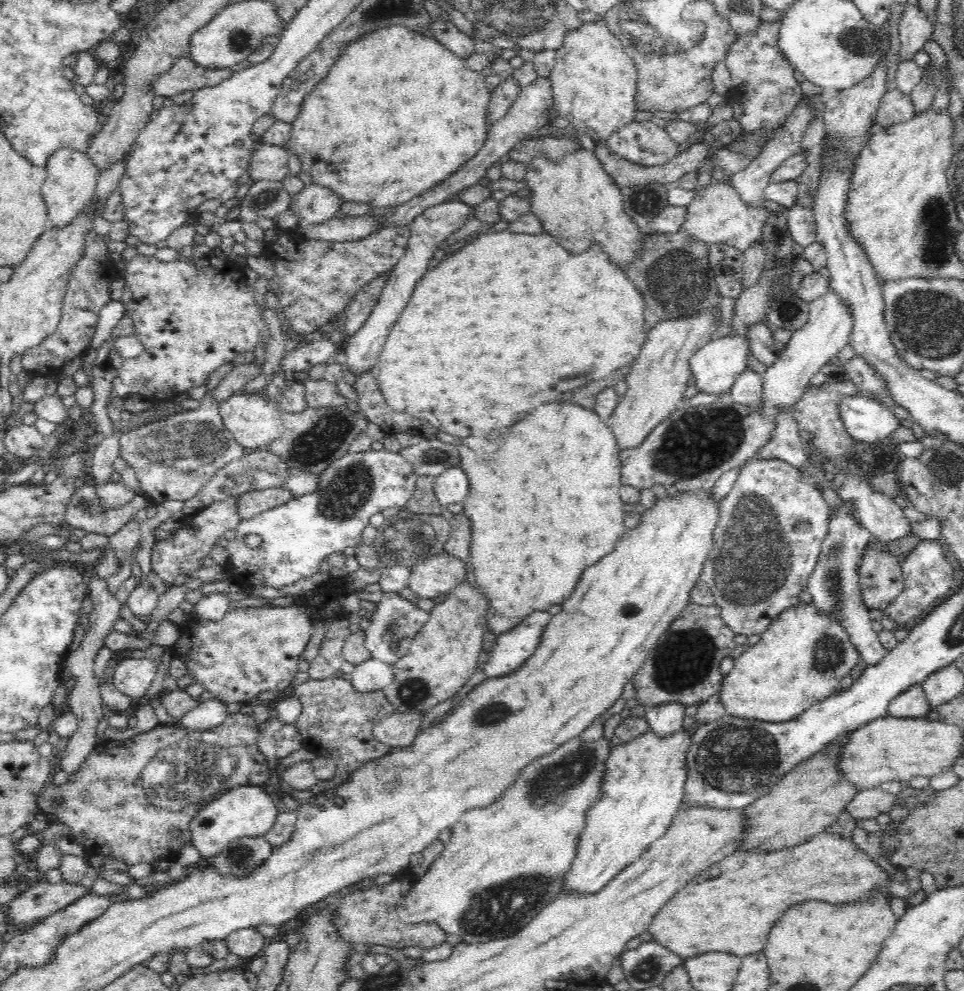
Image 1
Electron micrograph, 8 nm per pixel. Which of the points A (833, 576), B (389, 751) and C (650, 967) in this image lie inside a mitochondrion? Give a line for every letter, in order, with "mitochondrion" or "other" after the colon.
A: mitochondrion
B: other
C: mitochondrion

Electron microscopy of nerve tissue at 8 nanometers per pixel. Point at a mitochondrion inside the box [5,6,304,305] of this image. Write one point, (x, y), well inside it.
(240, 40)

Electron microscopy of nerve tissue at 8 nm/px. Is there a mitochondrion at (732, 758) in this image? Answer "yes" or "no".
yes

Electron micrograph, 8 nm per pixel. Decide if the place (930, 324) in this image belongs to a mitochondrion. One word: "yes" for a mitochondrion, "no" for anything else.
yes

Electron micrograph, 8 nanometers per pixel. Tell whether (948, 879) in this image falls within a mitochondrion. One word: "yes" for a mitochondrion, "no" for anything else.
no

